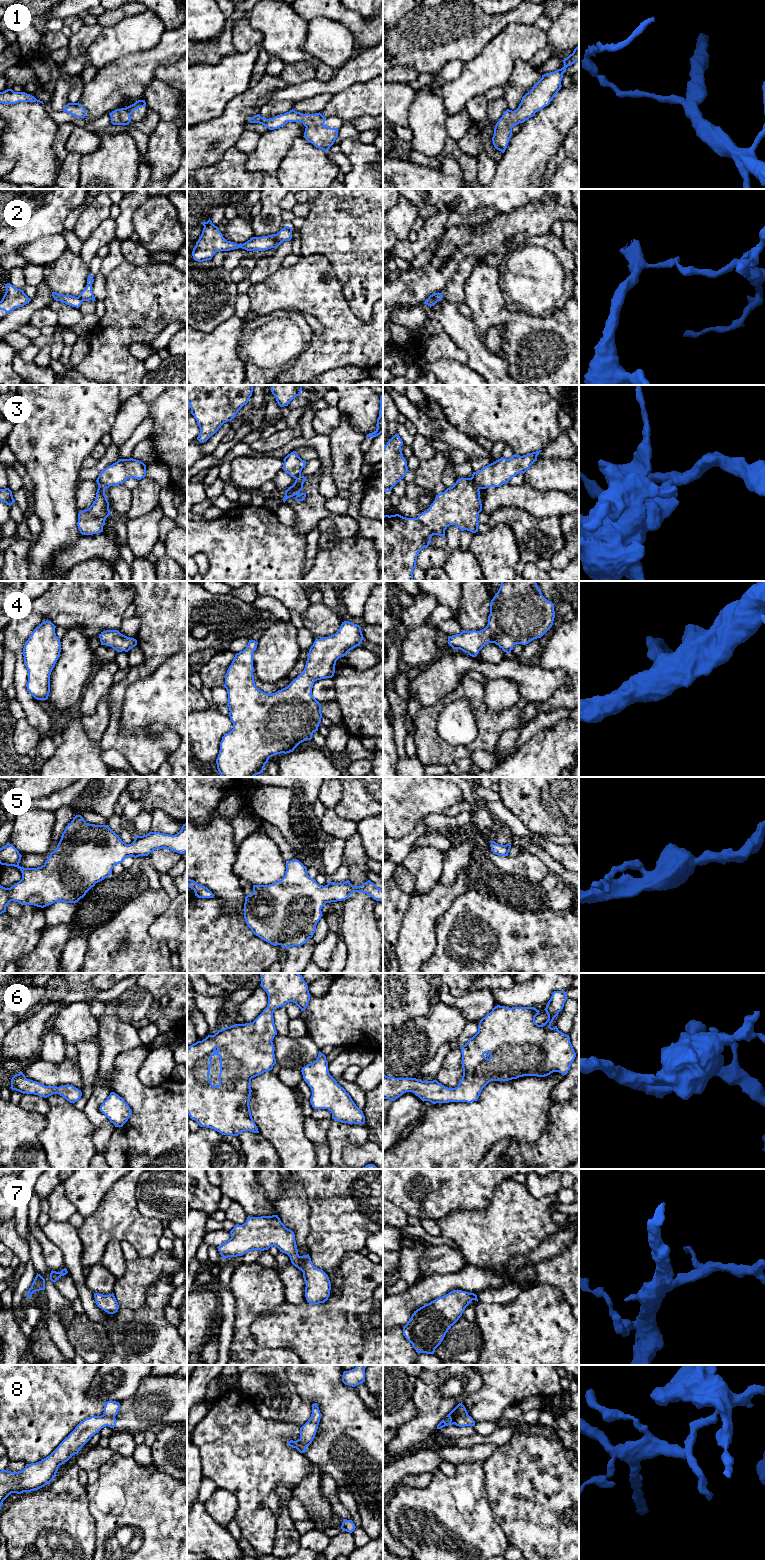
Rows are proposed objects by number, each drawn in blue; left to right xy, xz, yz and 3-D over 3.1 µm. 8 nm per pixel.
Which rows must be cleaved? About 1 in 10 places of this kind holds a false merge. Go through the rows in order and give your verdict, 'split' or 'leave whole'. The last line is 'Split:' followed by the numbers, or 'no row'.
1: leave whole
2: split
3: split
4: leave whole
5: leave whole
6: leave whole
7: leave whole
8: split
Split: 2, 3, 8

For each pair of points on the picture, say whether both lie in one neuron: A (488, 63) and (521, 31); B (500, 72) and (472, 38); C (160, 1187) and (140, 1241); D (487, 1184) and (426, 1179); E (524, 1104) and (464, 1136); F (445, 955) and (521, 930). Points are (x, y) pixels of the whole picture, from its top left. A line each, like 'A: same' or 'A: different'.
A: same
B: different
C: different
D: same
E: same
F: same

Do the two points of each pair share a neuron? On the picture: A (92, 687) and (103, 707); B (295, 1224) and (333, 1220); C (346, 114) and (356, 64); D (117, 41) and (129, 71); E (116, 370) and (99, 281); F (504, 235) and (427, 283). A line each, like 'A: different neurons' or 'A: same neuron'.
A: different neurons
B: different neurons
C: different neurons
D: different neurons
E: different neurons
F: same neuron

